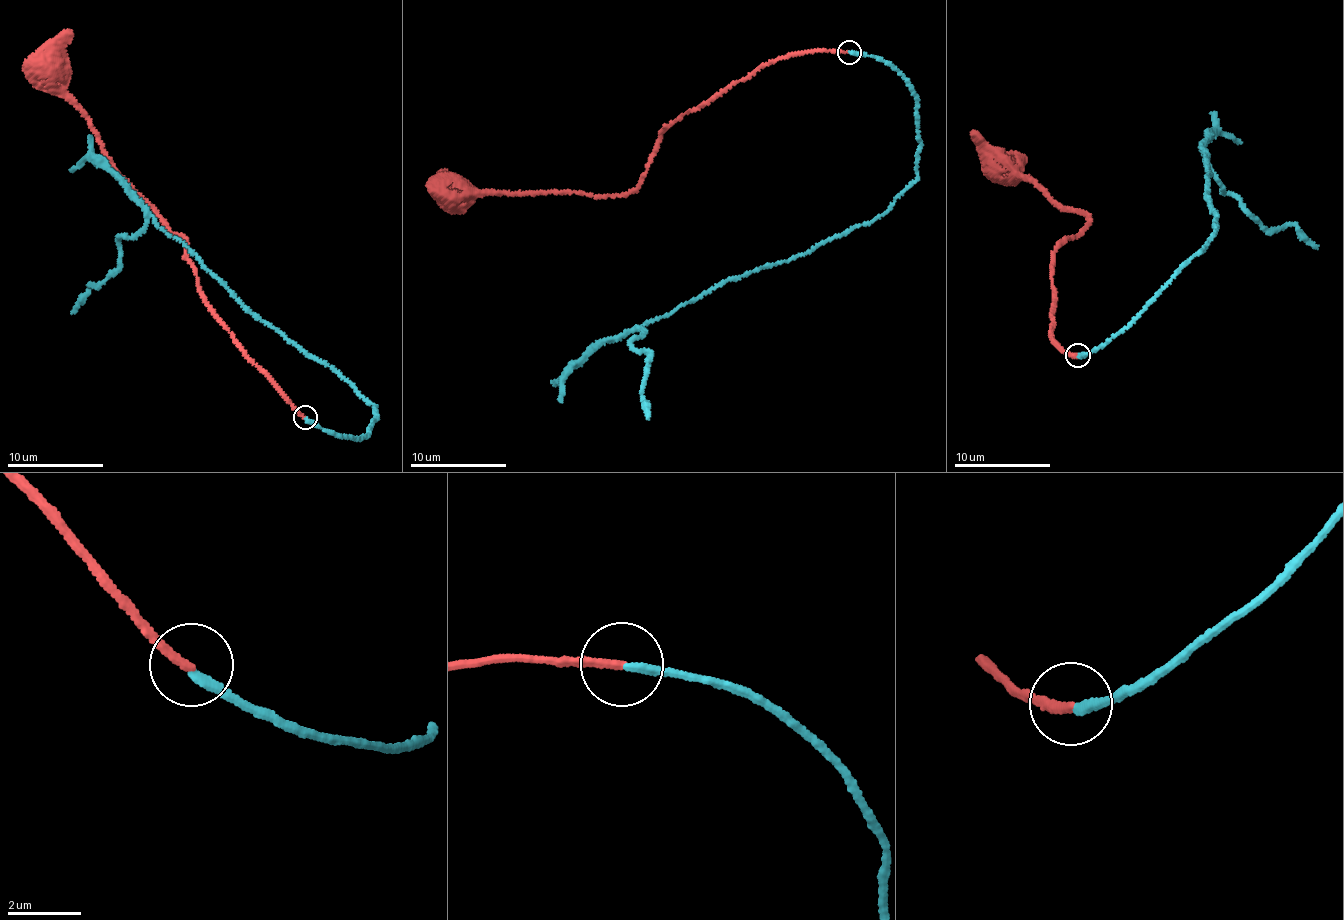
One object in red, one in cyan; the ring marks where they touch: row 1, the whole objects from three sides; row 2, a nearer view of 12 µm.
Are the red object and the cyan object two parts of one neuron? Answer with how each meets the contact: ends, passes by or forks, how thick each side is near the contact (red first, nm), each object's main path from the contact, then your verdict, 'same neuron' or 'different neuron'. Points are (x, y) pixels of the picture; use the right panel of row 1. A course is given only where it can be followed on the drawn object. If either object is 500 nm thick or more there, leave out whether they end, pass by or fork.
red ends; cyan ends; calibres 240 and 240 nm; course red (1078, 354), (1072, 357), (1050, 337), (1056, 297), (1051, 271), (1054, 248), (1088, 218), (1067, 211), (970, 132); course cyan (1079, 353), (1146, 310), (1216, 230), (1206, 195), (1209, 167), (1263, 227), (1296, 226), (1317, 249); same neuron

